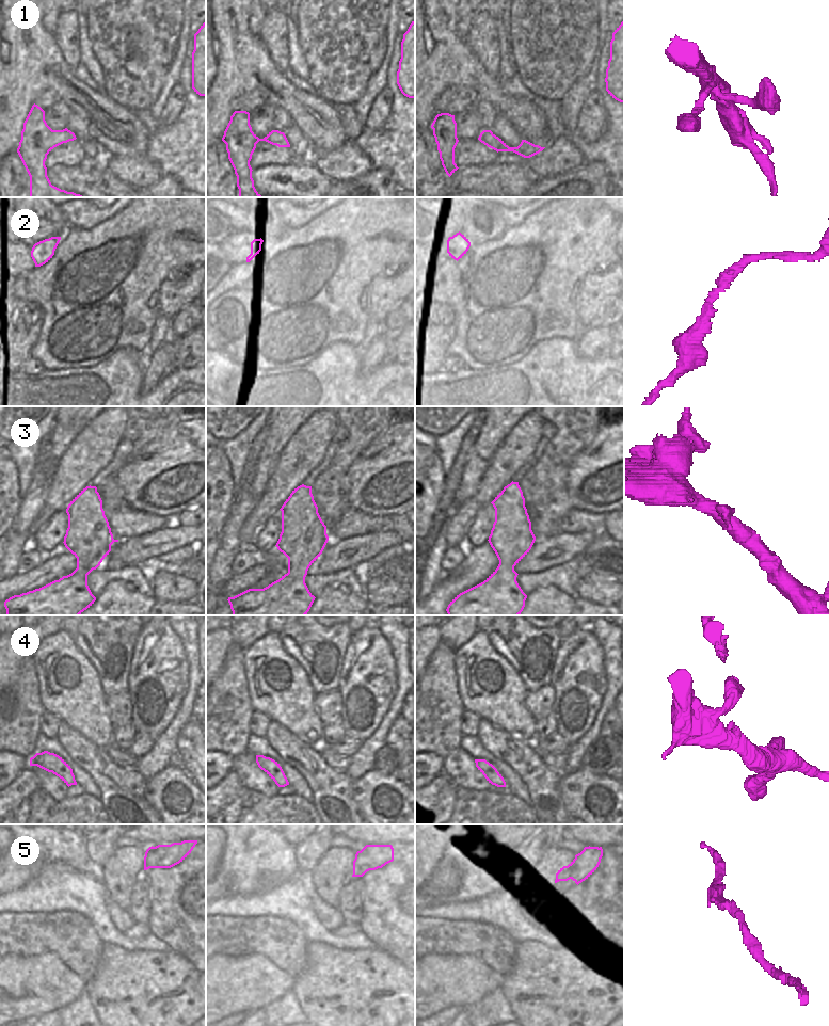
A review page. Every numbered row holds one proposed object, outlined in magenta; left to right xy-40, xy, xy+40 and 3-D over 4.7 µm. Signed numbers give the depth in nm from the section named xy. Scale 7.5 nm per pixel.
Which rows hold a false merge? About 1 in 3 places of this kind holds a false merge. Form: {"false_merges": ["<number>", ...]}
{"false_merges": []}

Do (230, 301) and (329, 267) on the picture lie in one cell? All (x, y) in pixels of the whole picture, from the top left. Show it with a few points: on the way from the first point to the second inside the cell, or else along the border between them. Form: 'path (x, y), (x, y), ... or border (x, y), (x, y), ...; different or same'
border (235, 290), (245, 304), (250, 320); different

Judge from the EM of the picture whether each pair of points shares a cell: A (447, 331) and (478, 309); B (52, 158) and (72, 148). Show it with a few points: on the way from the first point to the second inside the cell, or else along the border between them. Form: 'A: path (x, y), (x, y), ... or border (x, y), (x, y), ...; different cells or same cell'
A: border (448, 302), (455, 315), (455, 335), (446, 349); different cells
B: path (57, 156), (67, 153); same cell

